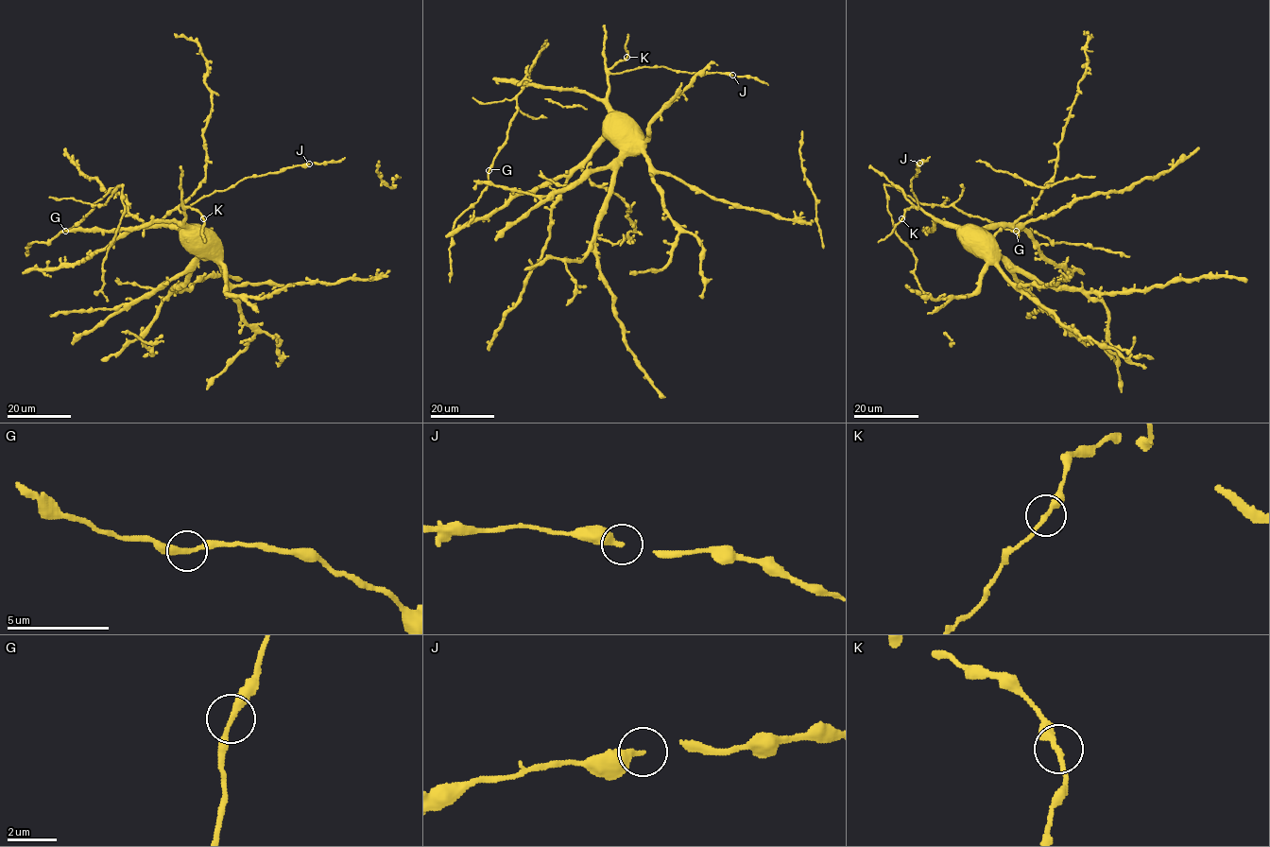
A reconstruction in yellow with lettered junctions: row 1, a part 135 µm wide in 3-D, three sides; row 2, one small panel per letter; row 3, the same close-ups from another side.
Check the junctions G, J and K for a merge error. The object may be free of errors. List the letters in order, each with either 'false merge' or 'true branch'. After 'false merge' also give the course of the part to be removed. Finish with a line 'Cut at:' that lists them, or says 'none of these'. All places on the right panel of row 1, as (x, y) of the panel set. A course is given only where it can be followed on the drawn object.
G: true branch
J: true branch
K: true branch
Cut at: none of these

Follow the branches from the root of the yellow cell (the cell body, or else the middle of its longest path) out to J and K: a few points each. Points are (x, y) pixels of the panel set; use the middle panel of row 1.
J: (613, 122), (626, 117), (615, 112), (608, 101), (609, 73), (640, 66), (666, 66), (688, 73), (732, 75)
K: (613, 122), (626, 117), (615, 112), (608, 101), (608, 70), (626, 57)

